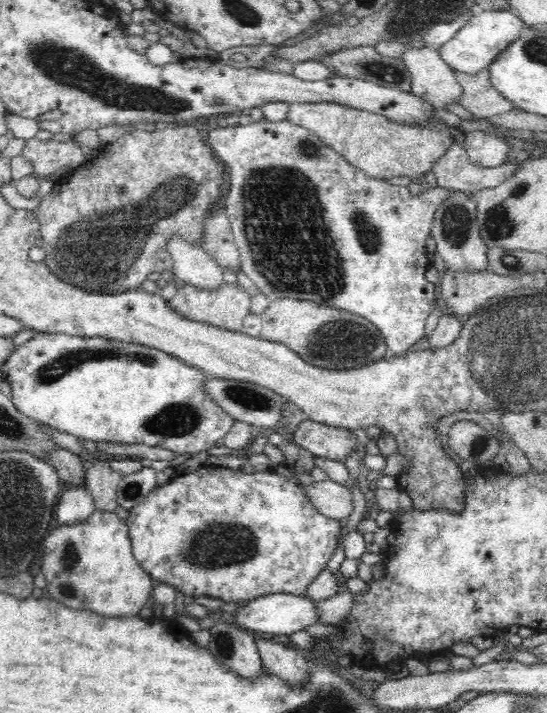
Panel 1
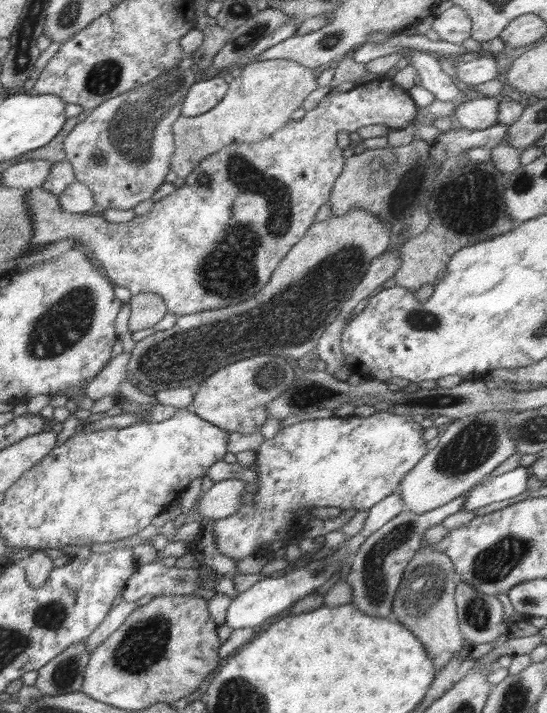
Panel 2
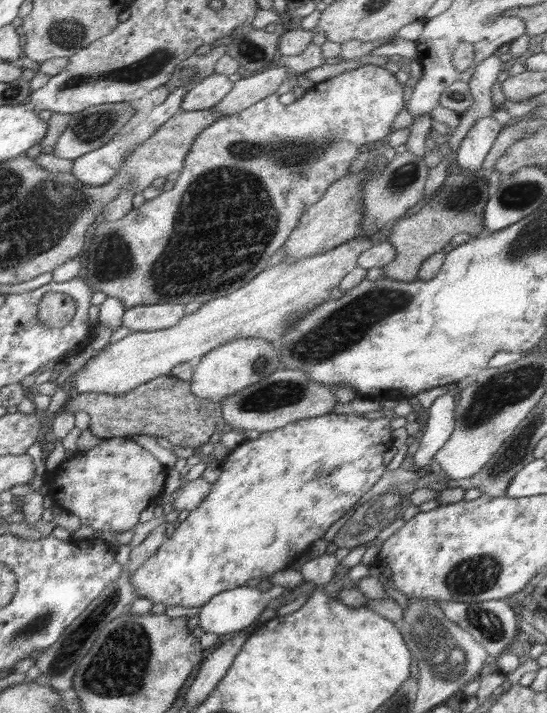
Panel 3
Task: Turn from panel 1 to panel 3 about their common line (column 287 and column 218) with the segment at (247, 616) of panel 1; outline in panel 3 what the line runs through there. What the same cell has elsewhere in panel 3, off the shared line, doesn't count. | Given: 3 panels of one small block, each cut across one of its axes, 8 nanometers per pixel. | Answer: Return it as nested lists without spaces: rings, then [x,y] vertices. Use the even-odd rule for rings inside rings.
[[[251,584],[244,587],[234,588],[220,592],[200,607],[198,616],[198,627],[203,628],[206,633],[226,634],[238,632],[250,625],[255,625],[256,620],[262,612],[268,608],[267,605],[272,599],[277,599],[285,592],[286,588],[274,585],[267,592],[253,588]]]

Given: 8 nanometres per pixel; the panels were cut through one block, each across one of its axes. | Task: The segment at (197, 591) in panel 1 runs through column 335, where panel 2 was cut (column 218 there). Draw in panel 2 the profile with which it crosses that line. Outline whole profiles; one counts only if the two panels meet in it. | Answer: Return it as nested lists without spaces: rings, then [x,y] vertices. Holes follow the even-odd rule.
[[[375,412],[364,418],[352,415],[310,419],[281,427],[273,438],[264,439],[256,450],[253,469],[258,473],[258,480],[255,482],[256,494],[252,494],[252,504],[242,503],[235,514],[213,522],[212,534],[218,552],[234,562],[254,554],[266,556],[270,546],[274,542],[284,541],[288,531],[294,528],[294,512],[298,509],[339,507],[344,511],[357,509],[359,512],[374,507],[374,504],[396,491],[404,476],[427,454],[423,433],[424,428],[412,421],[410,416],[390,412]]]

